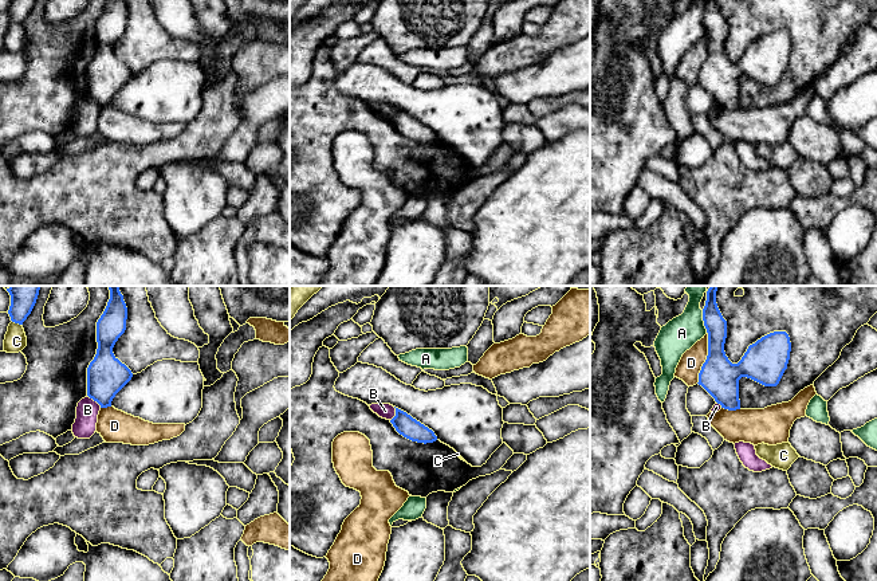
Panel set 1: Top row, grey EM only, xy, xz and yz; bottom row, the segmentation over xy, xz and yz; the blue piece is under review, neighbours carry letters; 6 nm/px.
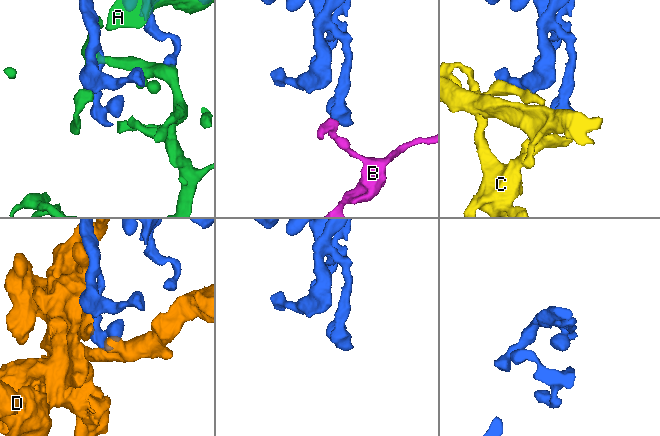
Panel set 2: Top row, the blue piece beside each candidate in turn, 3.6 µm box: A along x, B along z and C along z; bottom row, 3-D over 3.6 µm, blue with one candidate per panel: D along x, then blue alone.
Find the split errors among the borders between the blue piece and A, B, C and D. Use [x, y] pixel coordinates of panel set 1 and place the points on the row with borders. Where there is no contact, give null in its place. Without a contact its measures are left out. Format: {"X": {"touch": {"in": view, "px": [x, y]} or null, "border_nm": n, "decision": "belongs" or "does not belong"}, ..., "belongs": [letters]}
{"A": {"touch": {"in": "yz", "px": [704, 321]}, "border_nm": 140, "decision": "does not belong"}, "B": {"touch": {"in": "xy", "px": [94, 400]}, "border_nm": 120, "decision": "does not belong"}, "C": {"touch": {"in": "xy", "px": [16, 322]}, "border_nm": 60, "decision": "does not belong"}, "D": {"touch": {"in": "yz", "px": [707, 357]}, "border_nm": 320, "decision": "does not belong"}, "belongs": []}

